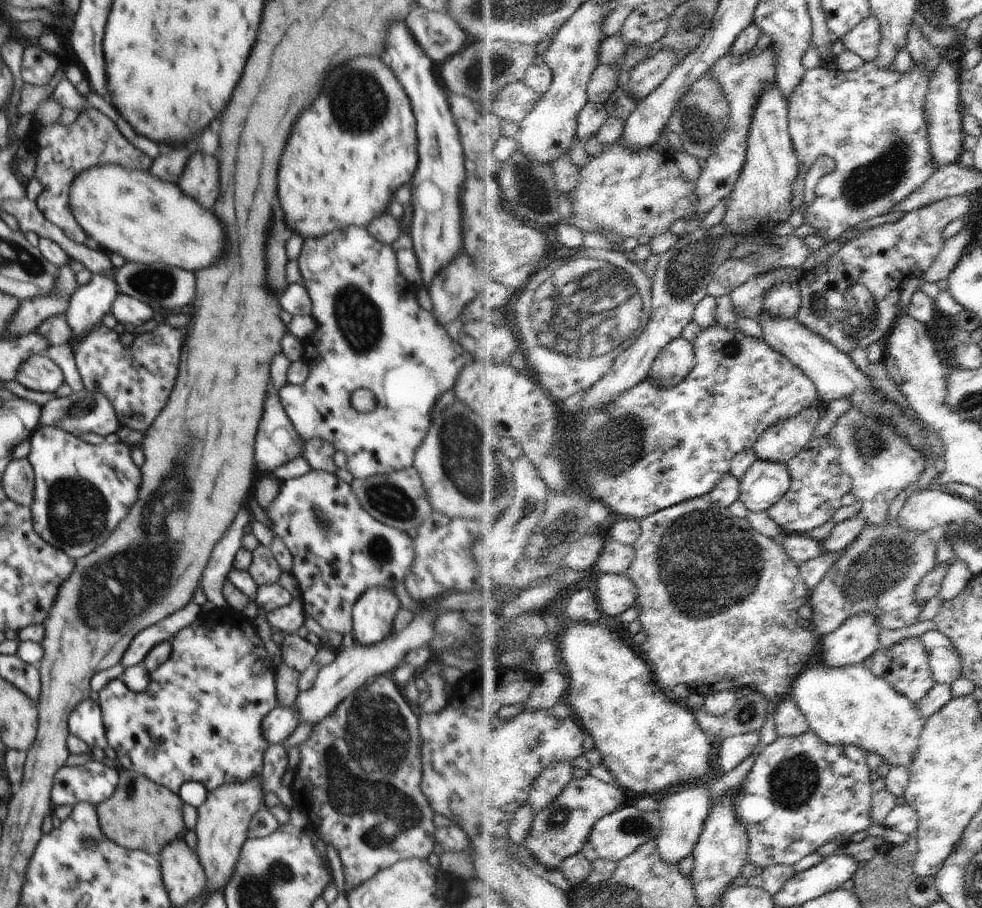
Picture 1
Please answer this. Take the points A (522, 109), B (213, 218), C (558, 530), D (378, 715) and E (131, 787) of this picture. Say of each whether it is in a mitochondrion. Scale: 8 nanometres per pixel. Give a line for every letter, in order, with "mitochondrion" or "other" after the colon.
A: other
B: other
C: mitochondrion
D: mitochondrion
E: mitochondrion

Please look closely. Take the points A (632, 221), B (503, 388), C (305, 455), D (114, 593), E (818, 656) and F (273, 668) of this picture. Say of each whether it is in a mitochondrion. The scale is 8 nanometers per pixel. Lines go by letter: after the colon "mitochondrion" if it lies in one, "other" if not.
A: other
B: other
C: other
D: mitochondrion
E: other
F: other

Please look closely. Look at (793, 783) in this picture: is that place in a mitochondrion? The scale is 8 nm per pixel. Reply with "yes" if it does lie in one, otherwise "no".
yes

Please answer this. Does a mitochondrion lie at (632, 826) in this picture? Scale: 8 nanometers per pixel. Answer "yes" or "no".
yes

